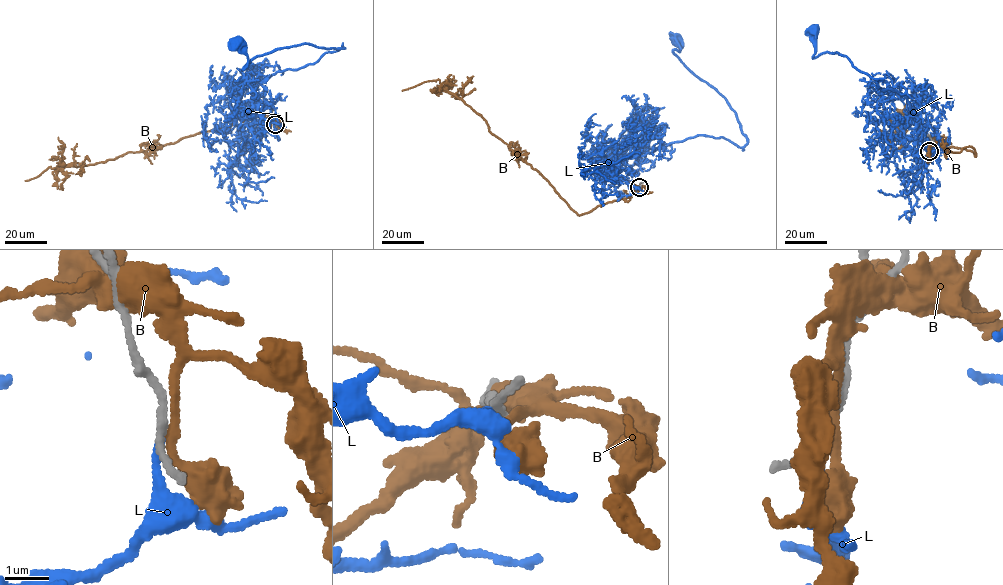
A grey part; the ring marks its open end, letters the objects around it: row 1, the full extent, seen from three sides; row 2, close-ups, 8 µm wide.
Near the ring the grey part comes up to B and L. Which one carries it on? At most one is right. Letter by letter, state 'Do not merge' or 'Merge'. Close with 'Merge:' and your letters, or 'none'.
B: Do not merge
L: Merge
Merge: L

